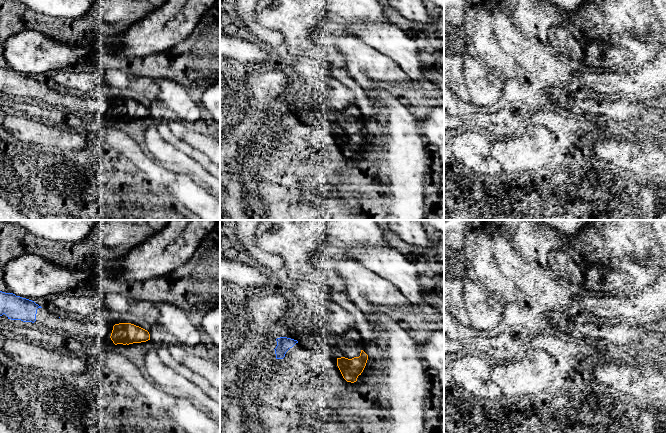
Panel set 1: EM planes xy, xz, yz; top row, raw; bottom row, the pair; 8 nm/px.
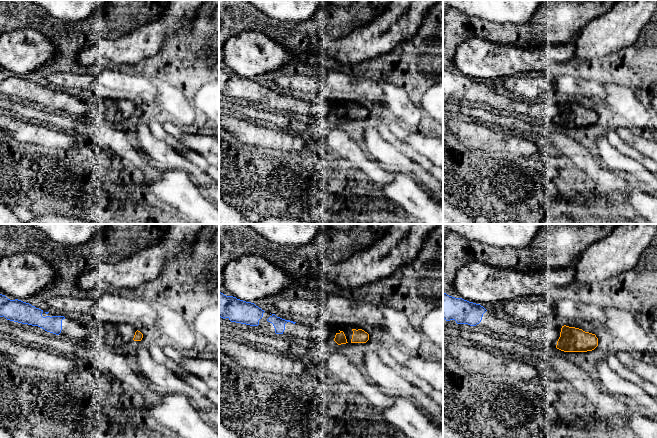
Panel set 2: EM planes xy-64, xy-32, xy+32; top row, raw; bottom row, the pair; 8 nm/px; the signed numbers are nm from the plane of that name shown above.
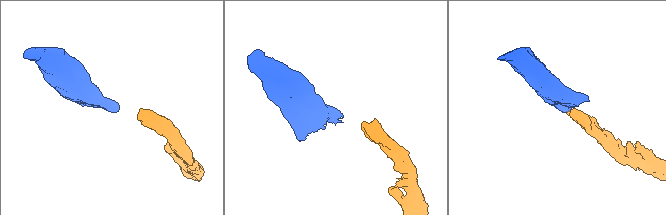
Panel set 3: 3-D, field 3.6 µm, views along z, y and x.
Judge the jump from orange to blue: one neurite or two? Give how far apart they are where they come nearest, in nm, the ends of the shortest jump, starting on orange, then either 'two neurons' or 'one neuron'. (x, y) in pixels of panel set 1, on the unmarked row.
340 nm | xz (337, 134), (297, 118) | two neurons

